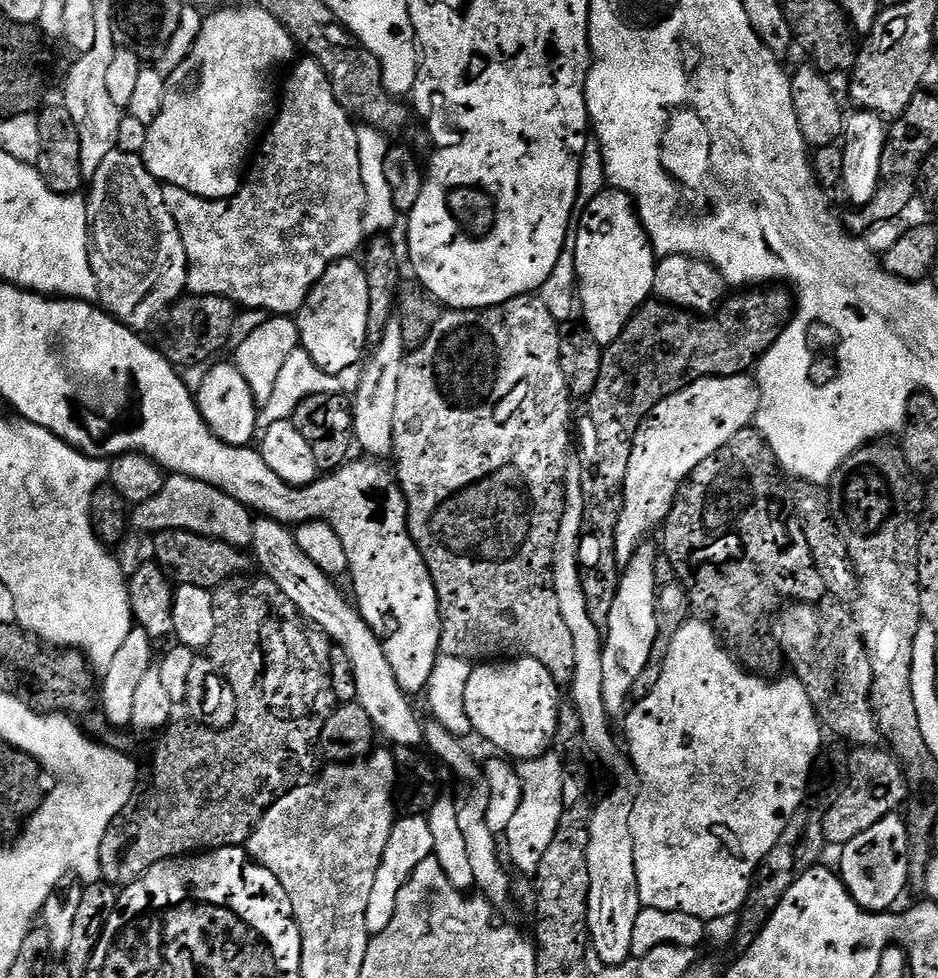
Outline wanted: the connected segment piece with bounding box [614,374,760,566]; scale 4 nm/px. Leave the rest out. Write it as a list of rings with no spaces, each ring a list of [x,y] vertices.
[[[751,375],[738,376],[711,376],[705,380],[694,382],[678,394],[670,394],[638,426],[638,434],[630,450],[630,466],[626,466],[624,479],[624,501],[620,507],[620,521],[614,533],[616,542],[616,563],[627,566],[636,551],[645,543],[644,540],[652,531],[663,525],[664,519],[670,514],[672,505],[675,504],[681,488],[684,487],[692,472],[706,458],[718,454],[722,446],[731,444],[739,432],[749,431],[753,427],[756,415],[760,409],[760,385]]]

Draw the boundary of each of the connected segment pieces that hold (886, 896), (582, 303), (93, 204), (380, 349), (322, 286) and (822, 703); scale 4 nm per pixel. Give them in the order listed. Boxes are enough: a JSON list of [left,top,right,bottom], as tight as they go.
[[838,814,912,912],[574,190,658,346],[87,151,190,330],[352,319,406,458],[294,258,370,377],[770,602,882,746]]

